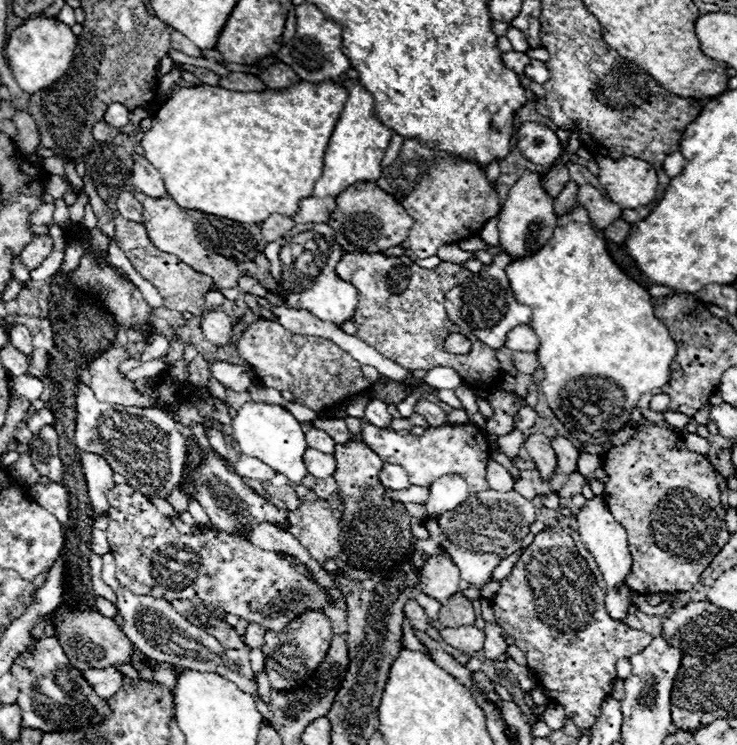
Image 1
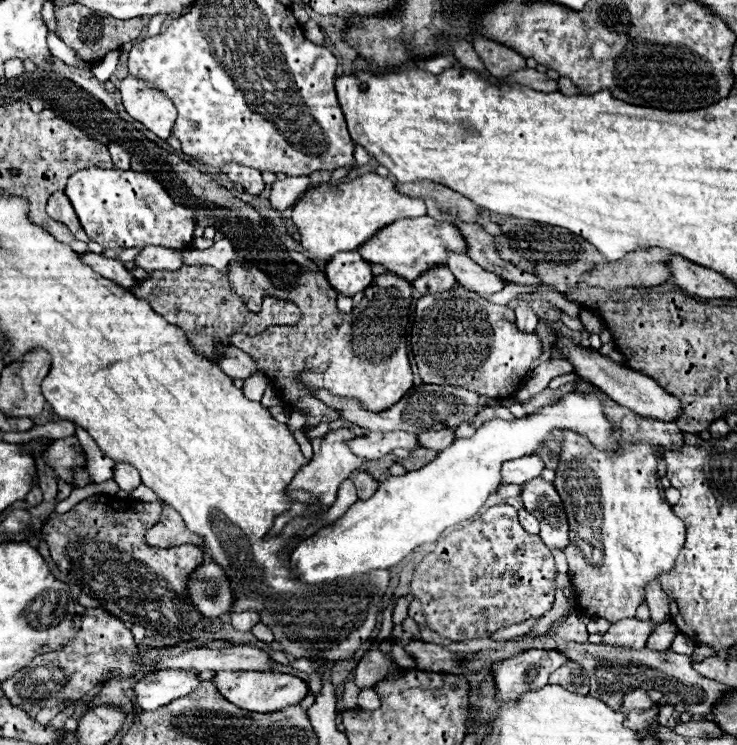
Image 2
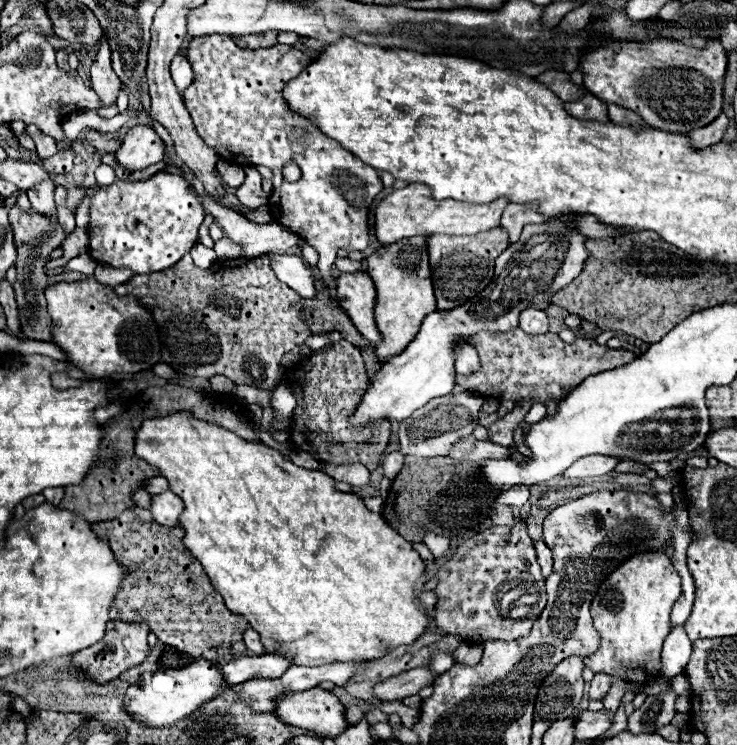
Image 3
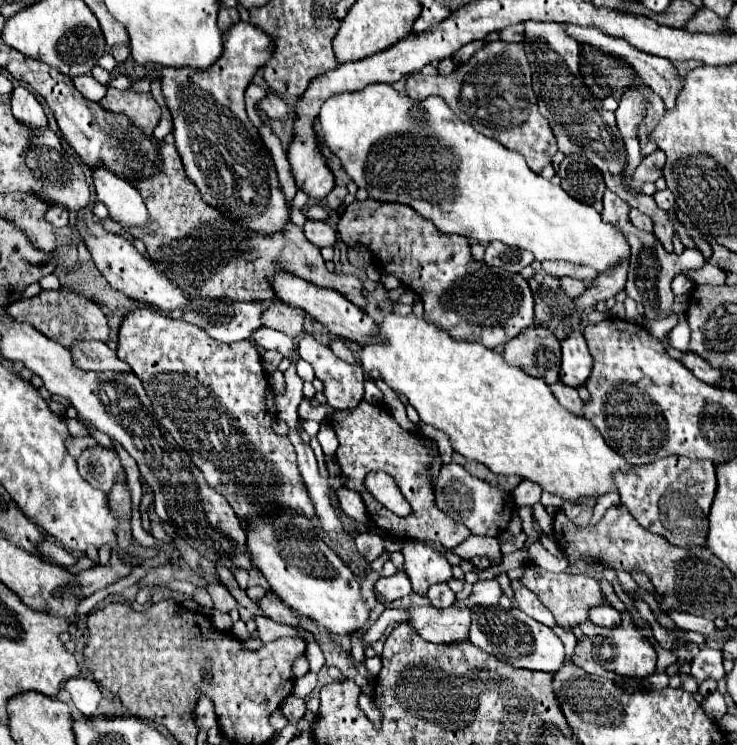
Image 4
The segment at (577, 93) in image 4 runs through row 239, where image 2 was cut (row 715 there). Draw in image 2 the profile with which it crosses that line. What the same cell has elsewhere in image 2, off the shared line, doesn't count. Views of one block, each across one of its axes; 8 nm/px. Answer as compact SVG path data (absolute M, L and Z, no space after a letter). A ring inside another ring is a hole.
M664 704L664 706L660 706L660 712L658 712L658 722L662 724L662 726L668 726L668 728L674 728L676 726L676 720L674 720L674 706L670 706L670 704Z

